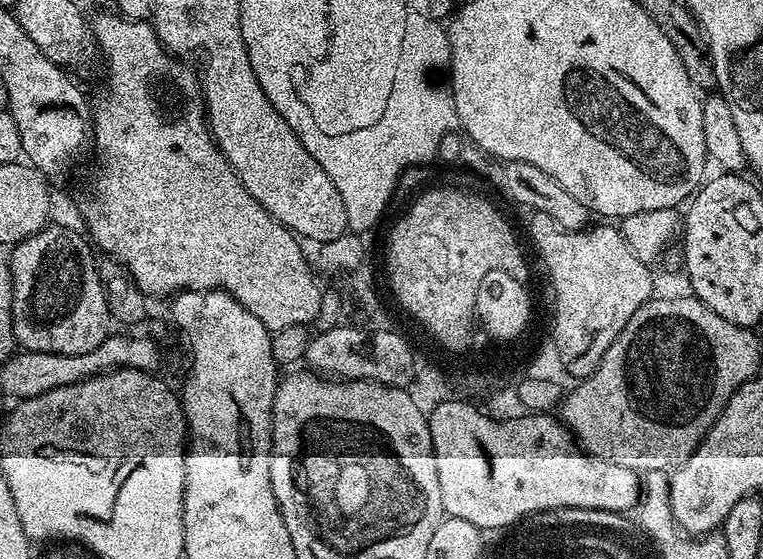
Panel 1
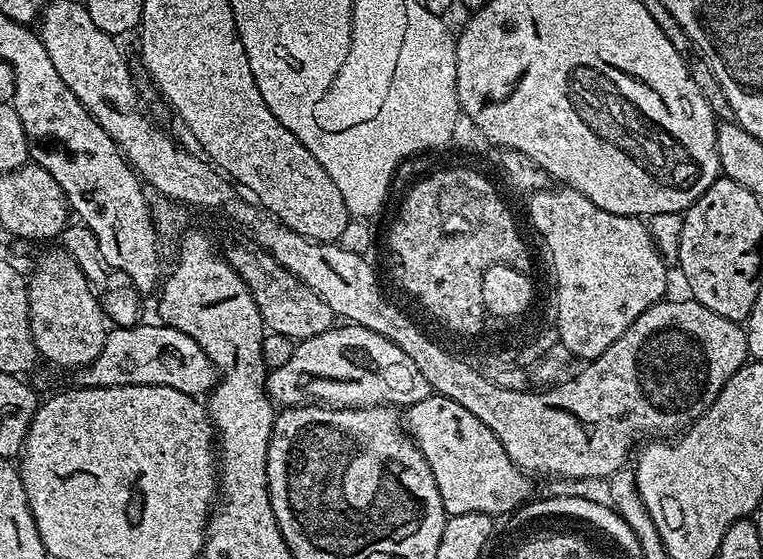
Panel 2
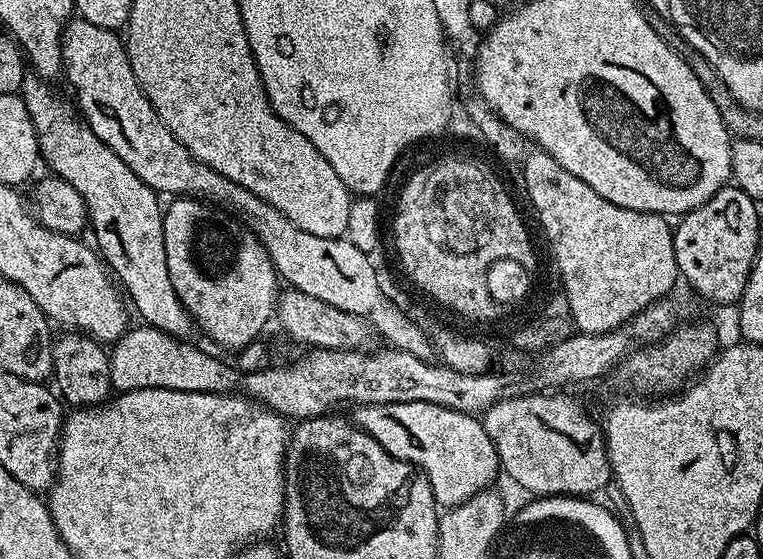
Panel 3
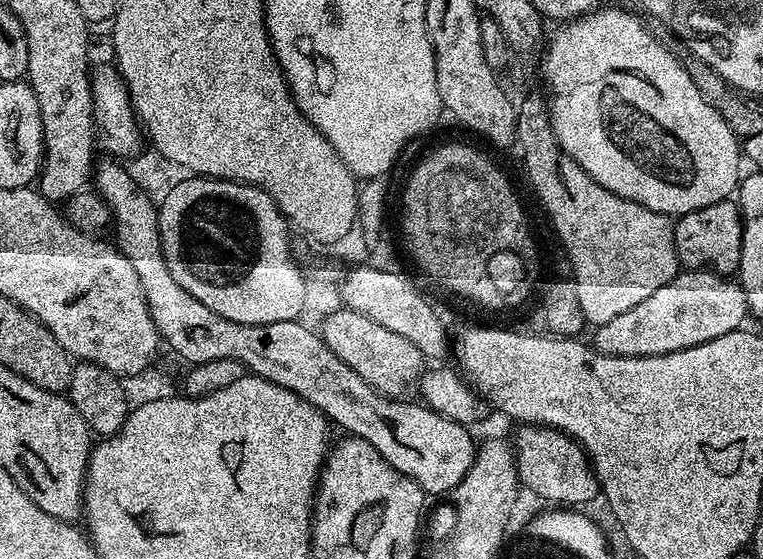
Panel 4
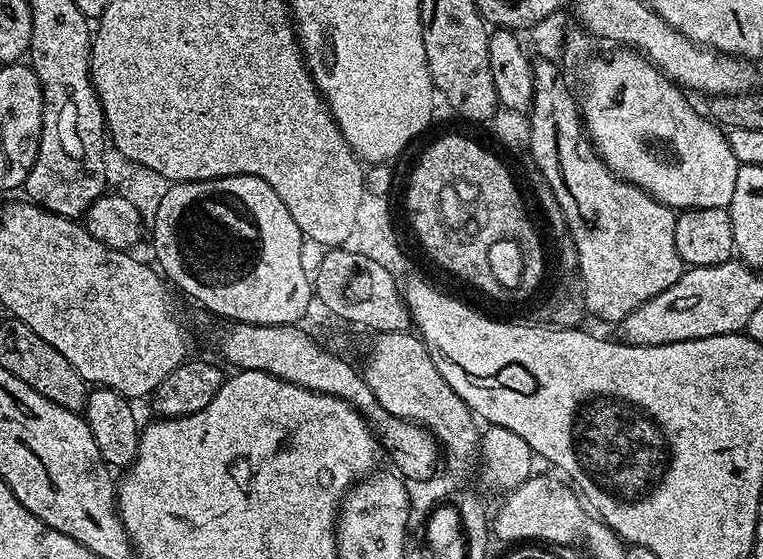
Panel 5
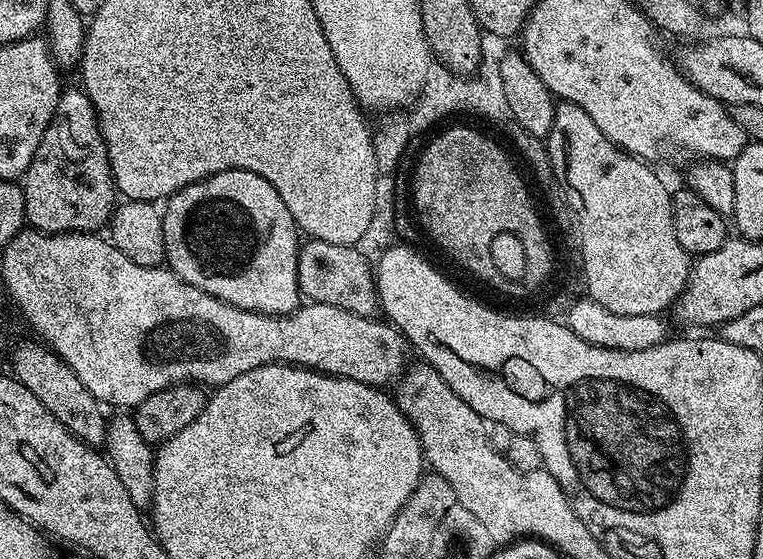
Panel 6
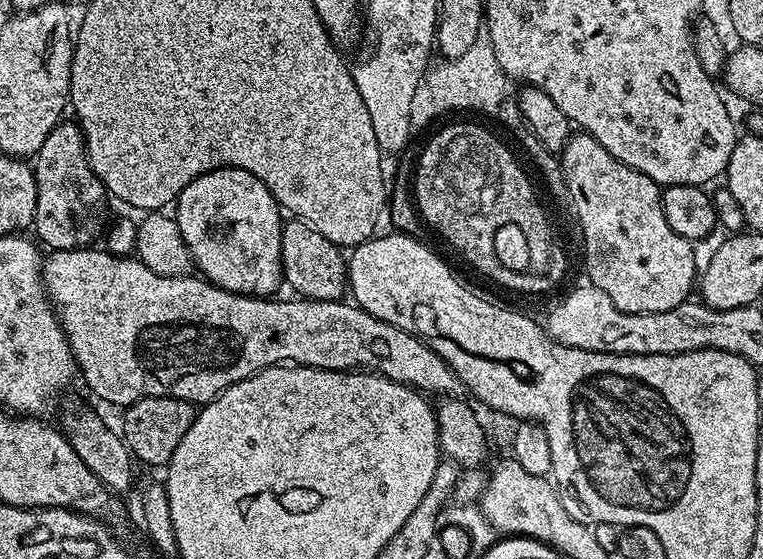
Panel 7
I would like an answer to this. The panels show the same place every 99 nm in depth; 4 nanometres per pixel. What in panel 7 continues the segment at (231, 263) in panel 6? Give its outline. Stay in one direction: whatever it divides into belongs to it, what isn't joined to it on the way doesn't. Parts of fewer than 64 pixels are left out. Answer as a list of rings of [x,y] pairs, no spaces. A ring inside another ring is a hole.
[[[219,168],[202,174],[174,201],[174,219],[192,255],[195,271],[205,280],[243,296],[268,298],[282,284],[282,209],[254,174],[241,168]]]

